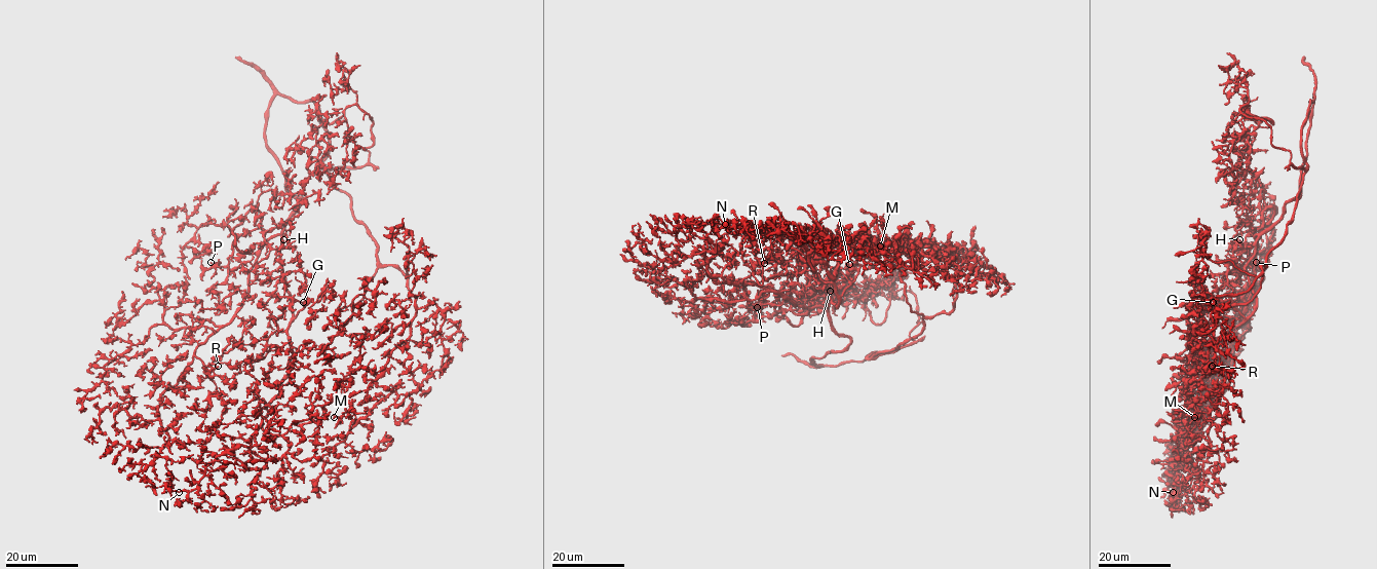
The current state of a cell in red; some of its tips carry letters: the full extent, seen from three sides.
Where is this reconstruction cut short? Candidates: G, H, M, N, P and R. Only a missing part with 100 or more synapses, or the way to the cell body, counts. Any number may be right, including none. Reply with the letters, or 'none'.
G

